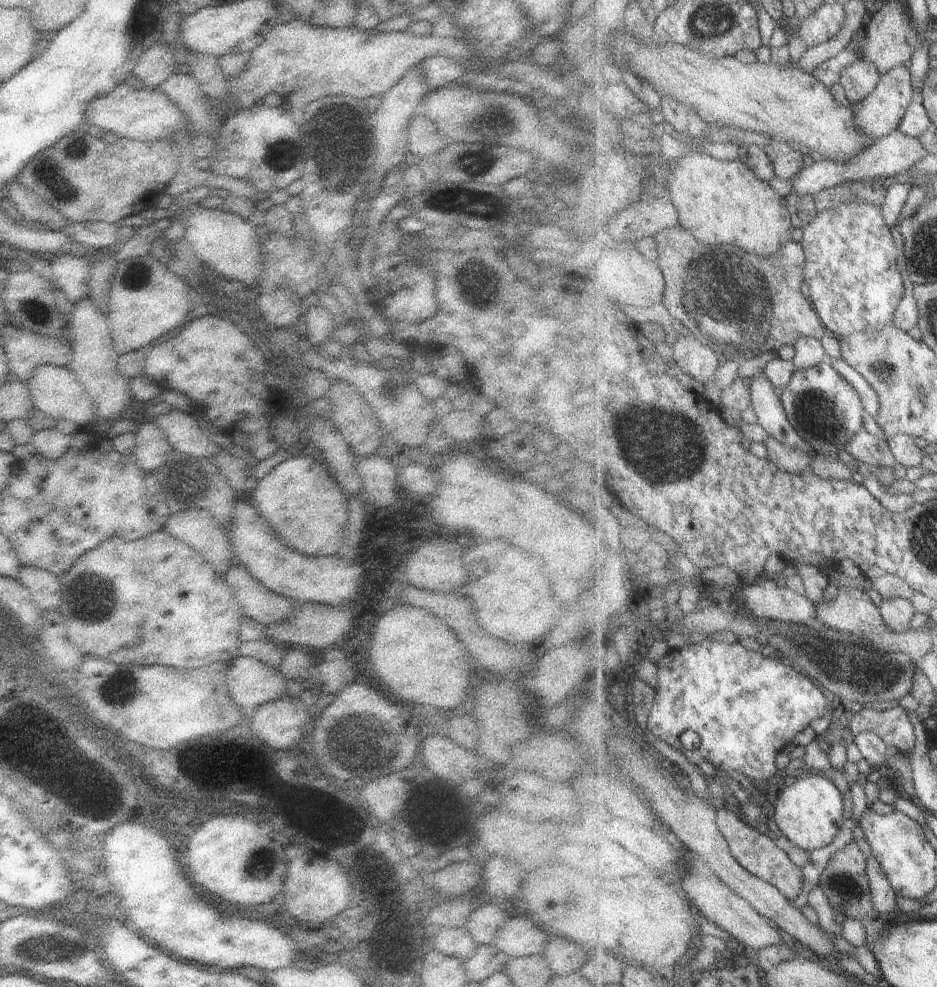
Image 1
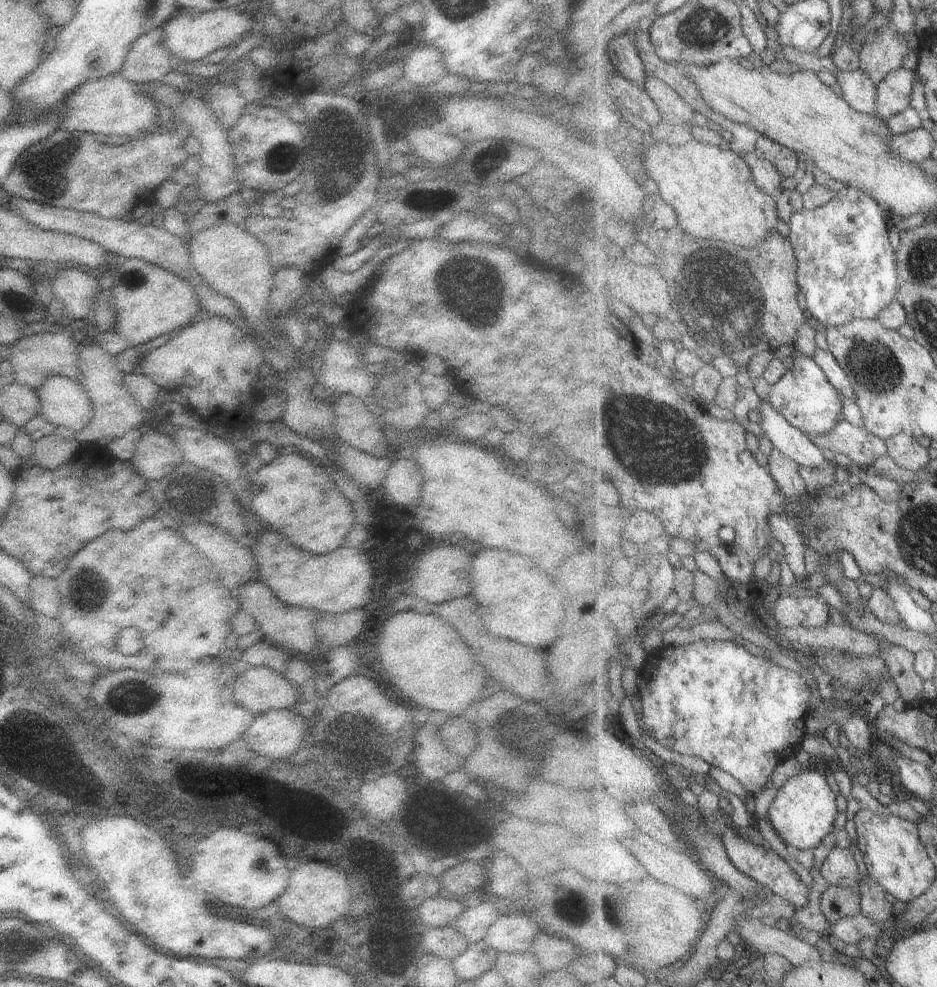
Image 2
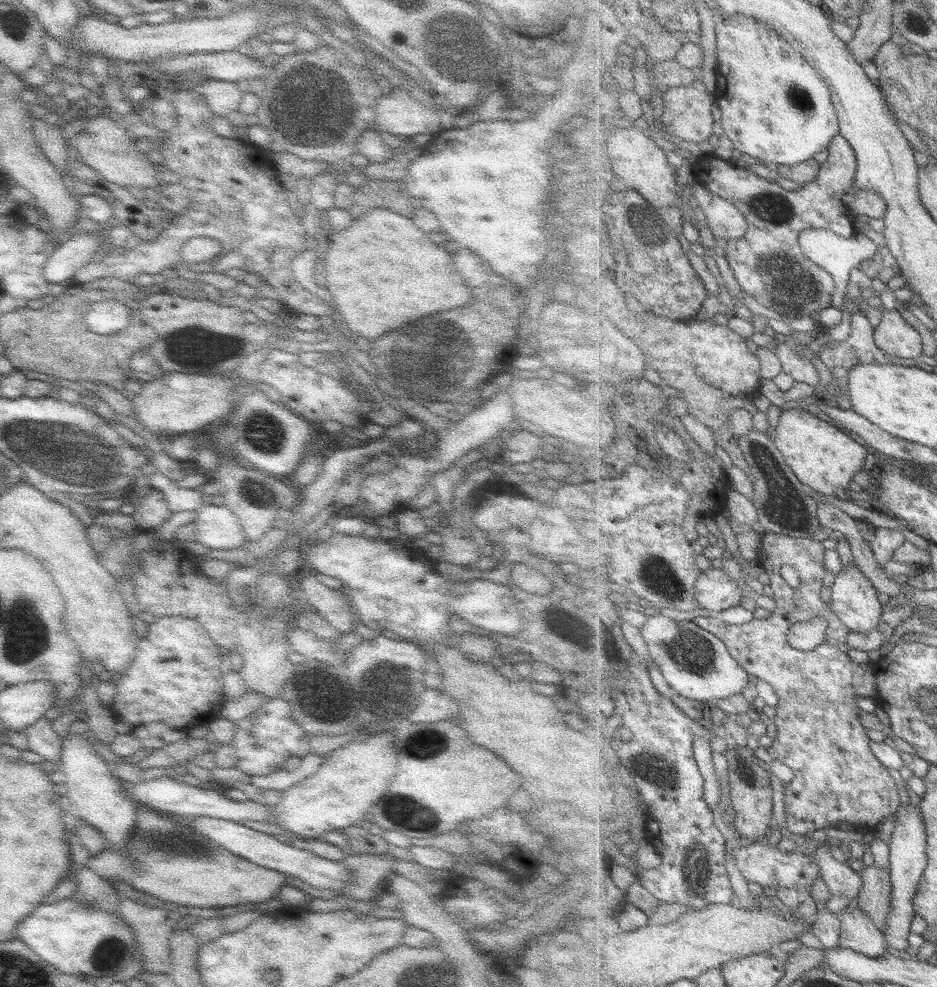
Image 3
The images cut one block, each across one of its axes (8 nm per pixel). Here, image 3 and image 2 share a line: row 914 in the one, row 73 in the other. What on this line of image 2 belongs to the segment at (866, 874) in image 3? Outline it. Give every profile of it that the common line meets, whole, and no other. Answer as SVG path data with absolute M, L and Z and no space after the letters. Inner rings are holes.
M890 24L877 30L878 33L864 43L859 52L859 68L865 69L878 86L891 71L904 66L910 52L921 49L921 38L915 32L905 38L892 29Z

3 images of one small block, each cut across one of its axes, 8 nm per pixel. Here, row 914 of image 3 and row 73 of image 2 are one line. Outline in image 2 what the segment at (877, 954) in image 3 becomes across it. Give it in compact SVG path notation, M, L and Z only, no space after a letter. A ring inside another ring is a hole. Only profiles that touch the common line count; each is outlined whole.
M865 69L856 71L840 71L838 73L838 85L842 93L841 96L855 109L862 113L873 115L875 112L875 101L878 91L876 82L869 76Z

